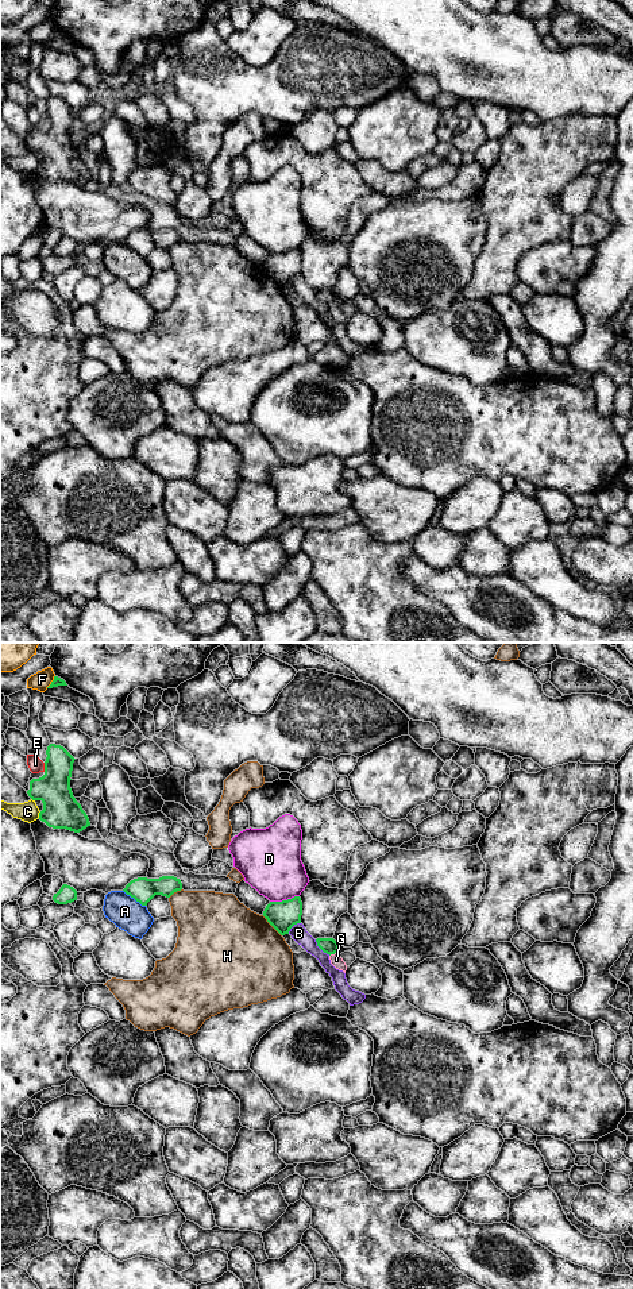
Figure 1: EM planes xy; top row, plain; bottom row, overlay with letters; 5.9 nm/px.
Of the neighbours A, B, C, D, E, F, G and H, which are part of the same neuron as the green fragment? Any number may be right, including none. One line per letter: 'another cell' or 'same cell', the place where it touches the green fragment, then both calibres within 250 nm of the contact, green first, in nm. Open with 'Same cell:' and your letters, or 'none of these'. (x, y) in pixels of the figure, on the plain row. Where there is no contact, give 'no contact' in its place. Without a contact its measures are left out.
Same cell: none of these
A: another cell; contact xy (134, 250); calibres 150 and 190 nm
B: another cell; contact xy (321, 301); calibres 100 and 100 nm
C: another cell; contact xy (39, 166); calibres 220 and 120 nm
D: another cell; contact xy (284, 253); calibres 180 and 360 nm
E: another cell; contact xy (45, 119); calibres 200 and 90 nm
F: another cell; contact xy (51, 34); calibres 50 and 110 nm
G: another cell; contact xy (332, 305); calibres 100 and 70 nm
H: another cell; contact xy (271, 277); calibres 180 and 500 nm

